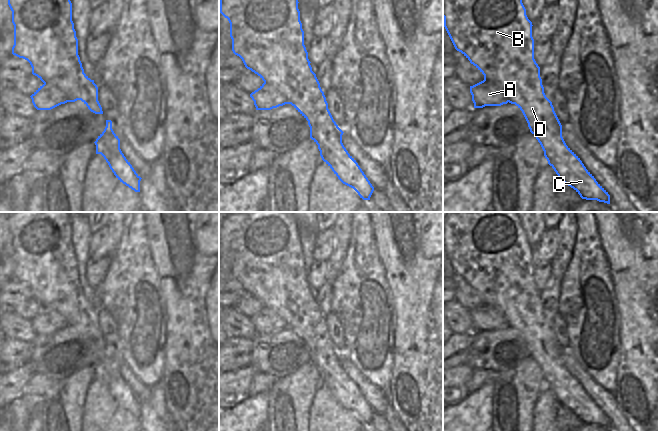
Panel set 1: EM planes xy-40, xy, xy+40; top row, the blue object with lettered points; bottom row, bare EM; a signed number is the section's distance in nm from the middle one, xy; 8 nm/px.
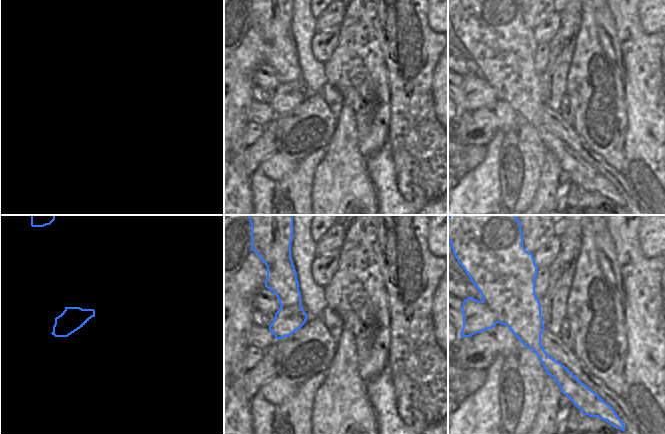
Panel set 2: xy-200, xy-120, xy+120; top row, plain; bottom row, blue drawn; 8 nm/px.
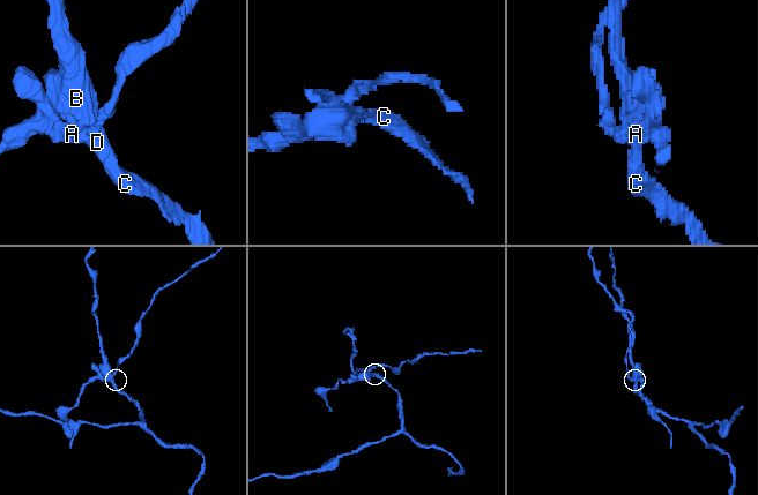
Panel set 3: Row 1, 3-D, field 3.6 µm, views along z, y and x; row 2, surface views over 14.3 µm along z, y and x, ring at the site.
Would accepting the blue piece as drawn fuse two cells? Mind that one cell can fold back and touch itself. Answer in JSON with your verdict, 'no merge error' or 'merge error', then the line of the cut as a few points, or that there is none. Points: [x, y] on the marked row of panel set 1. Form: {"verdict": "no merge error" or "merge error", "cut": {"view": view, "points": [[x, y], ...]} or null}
{"verdict": "merge error", "cut": {"view": "xy+40", "points": [[484, 79], [494, 82], [505, 93], [508, 101]]}}

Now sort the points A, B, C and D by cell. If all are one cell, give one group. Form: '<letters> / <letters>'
A / B C D

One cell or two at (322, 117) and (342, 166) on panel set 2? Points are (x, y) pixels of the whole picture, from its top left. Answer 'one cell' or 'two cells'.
two cells

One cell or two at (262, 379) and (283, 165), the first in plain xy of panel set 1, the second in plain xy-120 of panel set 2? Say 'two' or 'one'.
one

